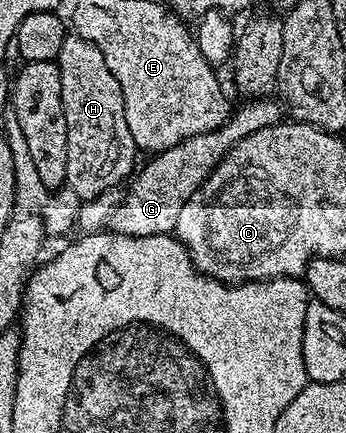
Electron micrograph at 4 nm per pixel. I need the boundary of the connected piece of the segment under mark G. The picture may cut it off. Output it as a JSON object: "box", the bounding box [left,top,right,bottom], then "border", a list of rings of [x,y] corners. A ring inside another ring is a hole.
{"box":[110,98,281,237],"border":[[[248,98],[240,107],[238,104],[232,110],[231,118],[216,131],[182,139],[179,146],[152,154],[148,158],[151,160],[144,165],[143,172],[141,167],[138,174],[130,180],[132,183],[127,195],[125,191],[119,204],[113,209],[110,230],[116,235],[129,237],[172,234],[177,225],[177,217],[181,217],[181,208],[185,206],[185,201],[189,201],[189,197],[197,193],[199,186],[211,176],[211,170],[223,160],[225,153],[229,153],[229,149],[233,149],[233,145],[237,145],[241,137],[249,137],[249,133],[257,133],[257,129],[272,127],[280,122],[279,111],[281,112],[280,104],[274,98]]]}

